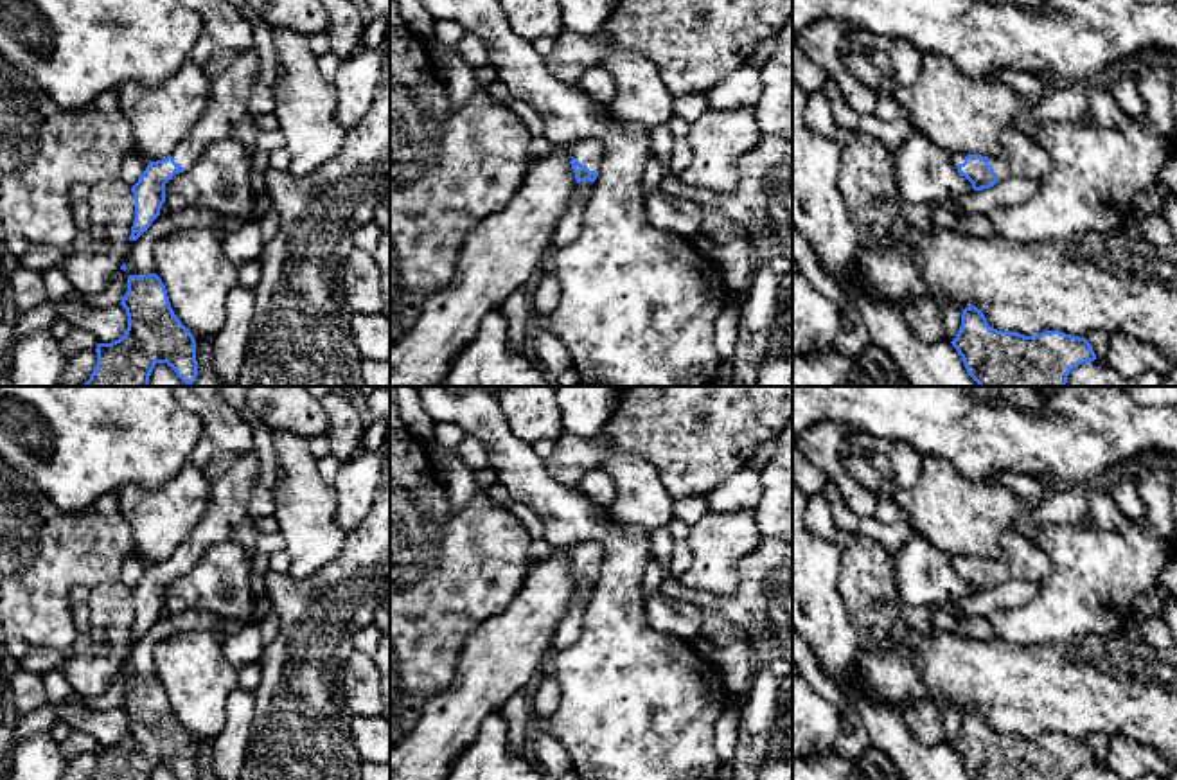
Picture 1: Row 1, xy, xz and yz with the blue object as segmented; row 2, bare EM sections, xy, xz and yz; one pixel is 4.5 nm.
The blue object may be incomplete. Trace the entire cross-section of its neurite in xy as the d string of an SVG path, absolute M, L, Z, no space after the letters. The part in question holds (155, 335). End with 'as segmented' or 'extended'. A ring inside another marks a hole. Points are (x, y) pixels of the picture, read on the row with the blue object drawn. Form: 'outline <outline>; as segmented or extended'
outline M156 273L129 275L120 306L128 315L128 329L122 338L97 345L97 367L81 386L149 386L156 363L167 363L190 386L198 377L196 340L174 315L162 279Z; as segmented

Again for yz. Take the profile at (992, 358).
outline M976 306L963 309L961 327L951 343L961 356L969 376L979 386L1066 386L1073 368L1096 359L1085 338L1060 331L1044 331L1035 336L997 331L988 325L985 315Z; as segmented

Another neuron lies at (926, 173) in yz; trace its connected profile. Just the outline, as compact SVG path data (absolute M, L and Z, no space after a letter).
M913 129L893 151L895 176L904 203L929 205L945 198L972 192L972 183L961 176L952 153Z

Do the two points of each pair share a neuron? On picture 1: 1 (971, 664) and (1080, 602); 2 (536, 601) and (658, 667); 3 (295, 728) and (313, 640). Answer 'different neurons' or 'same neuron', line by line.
1: different neurons
2: different neurons
3: same neuron

